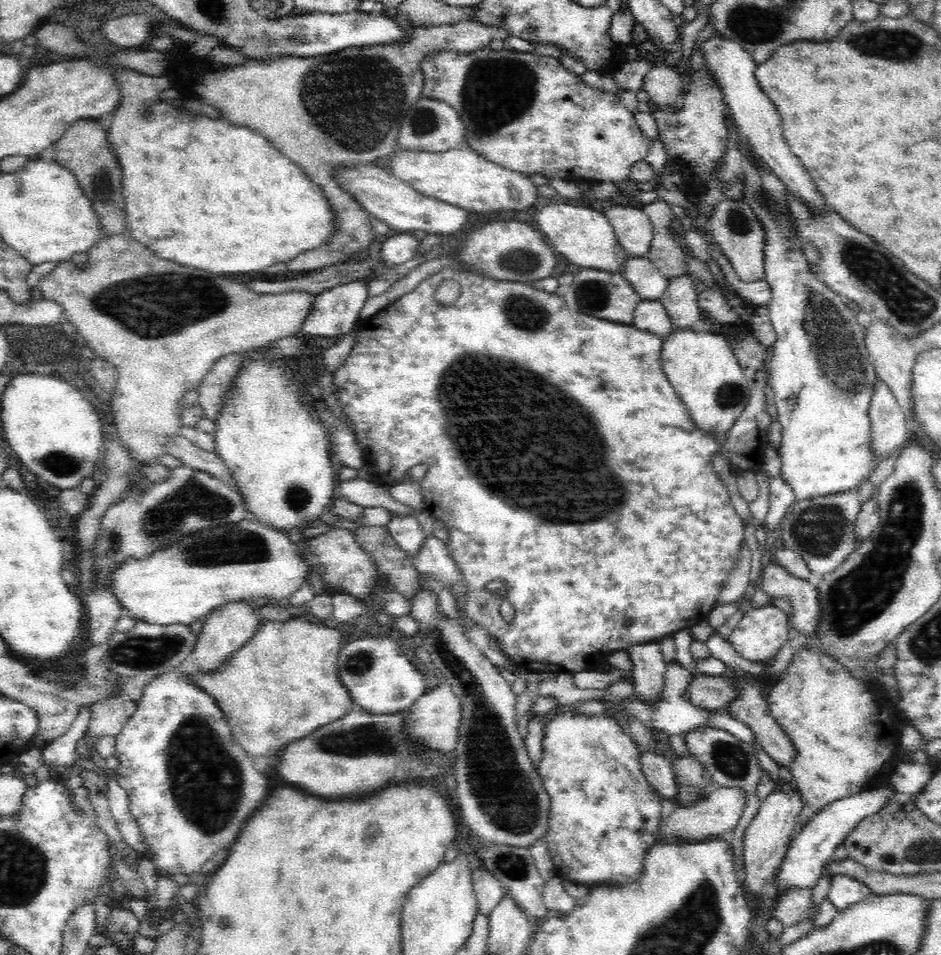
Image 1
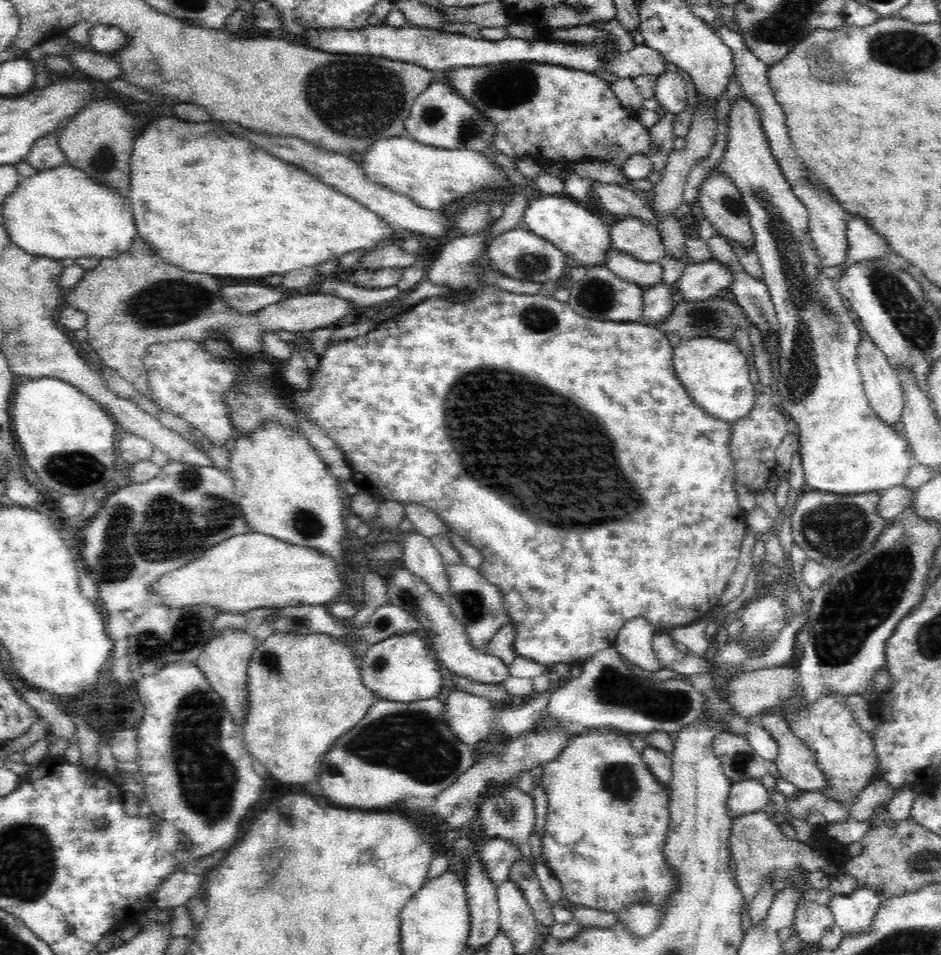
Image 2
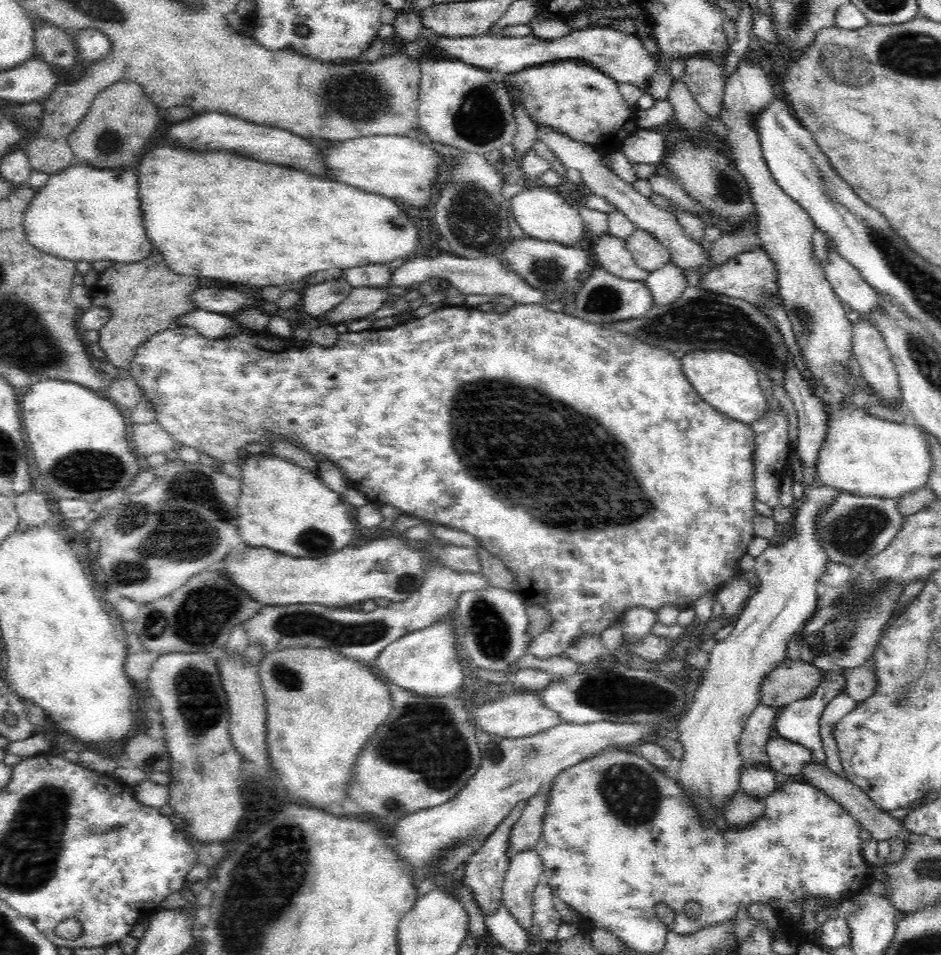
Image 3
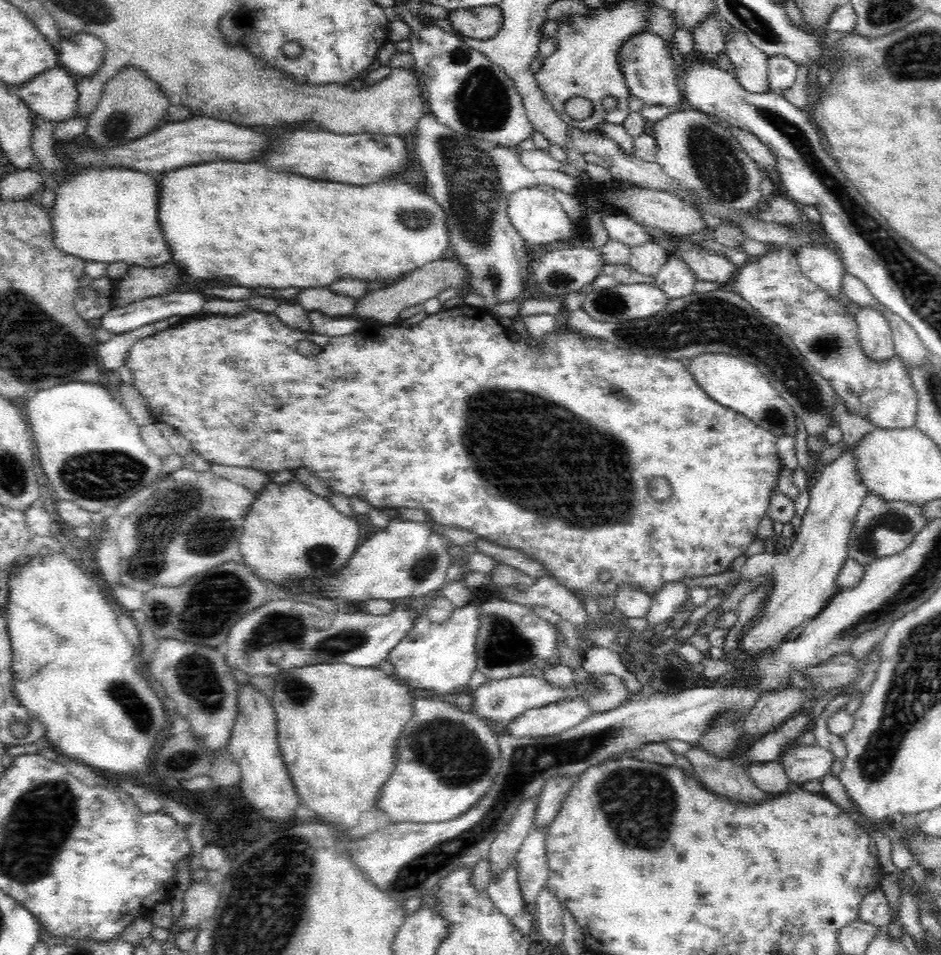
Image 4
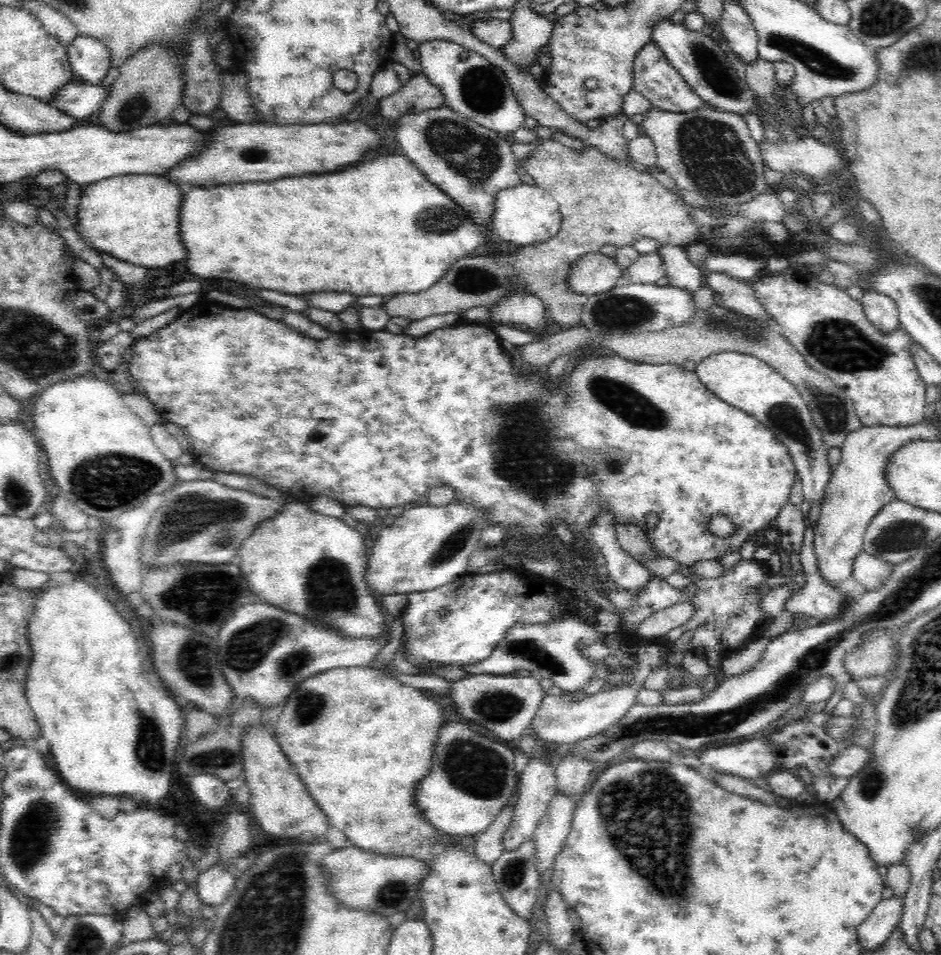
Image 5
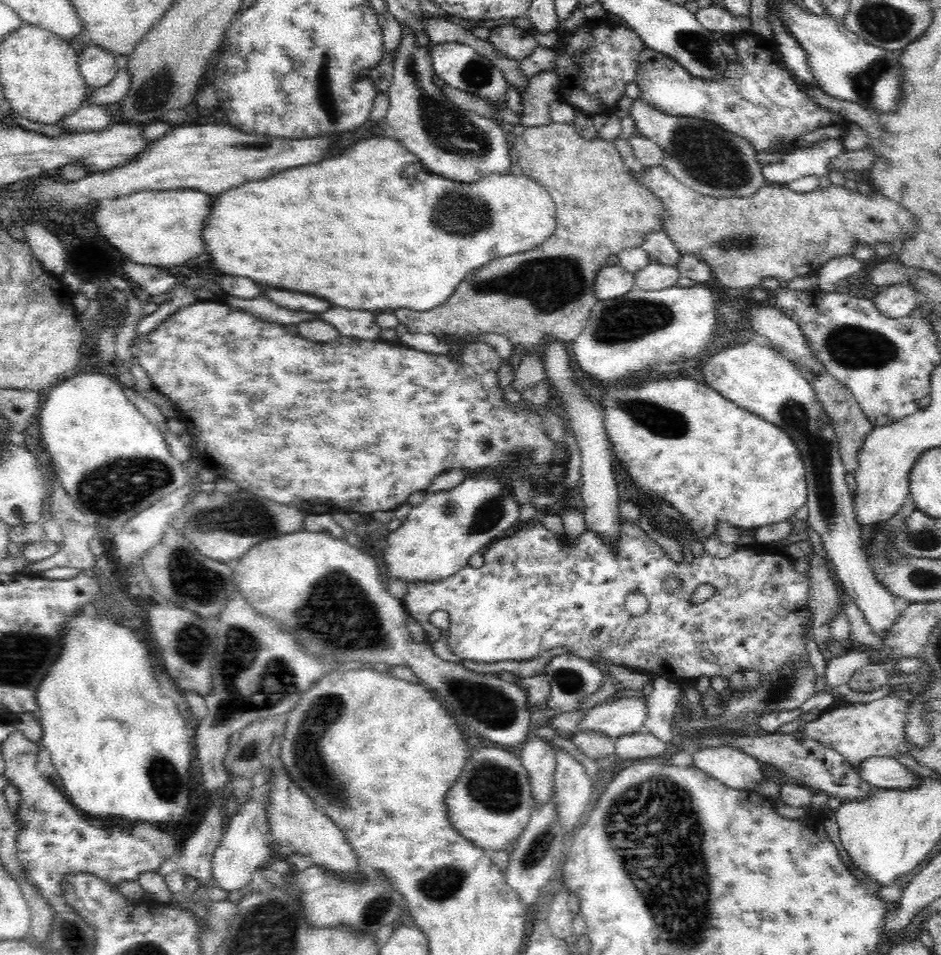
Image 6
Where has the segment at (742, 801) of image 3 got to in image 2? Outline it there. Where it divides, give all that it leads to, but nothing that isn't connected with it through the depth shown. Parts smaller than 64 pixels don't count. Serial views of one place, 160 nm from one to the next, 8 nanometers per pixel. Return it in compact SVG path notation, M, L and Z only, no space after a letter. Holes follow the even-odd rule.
M765 810L735 816L729 841L729 850L737 866L737 884L742 891L743 902L748 905L752 904L753 898L756 898L756 892L762 888L762 878L768 872L779 869L789 873L798 865L807 872L824 871L830 876L847 872L844 864L837 868L828 862L813 844L786 839L784 833L774 821L770 820Z

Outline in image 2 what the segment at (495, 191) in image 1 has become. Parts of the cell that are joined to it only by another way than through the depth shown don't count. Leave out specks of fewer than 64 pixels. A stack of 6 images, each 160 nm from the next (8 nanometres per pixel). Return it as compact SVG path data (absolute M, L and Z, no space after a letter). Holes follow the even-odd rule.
M402 135L374 142L372 148L362 155L359 165L368 180L407 196L420 208L439 210L458 198L478 192L480 188L508 188L510 180L505 173L495 169L491 162L490 156L484 153L434 148Z

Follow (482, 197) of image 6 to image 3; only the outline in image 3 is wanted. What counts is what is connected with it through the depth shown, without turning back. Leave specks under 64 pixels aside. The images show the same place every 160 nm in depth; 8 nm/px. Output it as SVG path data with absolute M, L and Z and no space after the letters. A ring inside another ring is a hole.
M163 140L160 143L155 144L155 148L151 149L149 153L146 153L142 159L139 160L141 165L138 167L138 192L140 193L140 206L142 206L142 217L144 217L144 227L146 227L146 235L148 239L152 241L152 245L160 254L164 257L164 262L168 265L174 272L182 274L190 274L190 276L204 276L204 278L218 278L222 282L230 282L230 284L250 284L250 286L282 286L282 284L292 284L292 282L300 282L304 280L306 276L314 274L314 272L320 272L320 270L328 270L329 268L354 268L356 266L370 266L370 264L390 264L398 258L405 258L406 260L411 257L416 256L416 248L418 248L418 242L420 240L420 230L416 227L416 224L410 220L410 216L400 206L396 204L396 200L390 197L382 196L376 193L369 193L354 186L344 184L338 181L333 181L332 179L326 179L326 177L320 177L320 175L313 175L312 173L307 173L306 171L301 171L300 169L293 169L292 167L287 167L286 165L272 164L270 162L258 162L252 158L246 156L240 156L235 152L230 151L206 151L206 152L196 152L188 151L182 149L182 147L172 147L170 141ZM528 187L521 192L518 192L511 198L511 215L518 223L518 226L522 228L526 237L535 238L536 240L547 240L548 242L557 242L568 246L574 246L574 244L576 244L576 242L583 236L585 240L588 239L586 238L582 217L578 214L578 211L576 211L572 205L567 203L552 188Z

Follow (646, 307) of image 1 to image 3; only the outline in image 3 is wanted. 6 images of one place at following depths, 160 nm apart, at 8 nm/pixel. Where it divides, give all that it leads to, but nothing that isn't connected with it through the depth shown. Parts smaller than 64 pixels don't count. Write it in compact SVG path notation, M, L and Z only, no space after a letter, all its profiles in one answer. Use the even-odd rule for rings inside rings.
M672 262L647 274L644 281L652 292L654 305L672 304L682 296L688 284L684 269Z

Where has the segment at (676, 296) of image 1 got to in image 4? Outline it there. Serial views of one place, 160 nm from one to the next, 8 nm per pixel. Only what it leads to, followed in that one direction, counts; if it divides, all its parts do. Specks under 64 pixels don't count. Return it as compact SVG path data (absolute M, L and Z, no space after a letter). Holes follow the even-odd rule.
M776 249L763 257L750 258L746 266L738 268L732 282L728 282L728 290L740 295L790 336L802 356L828 379L854 414L888 430L915 426L918 393L903 360L899 355L892 355L878 363L868 357L860 347L858 323L850 309L804 276L794 252Z

